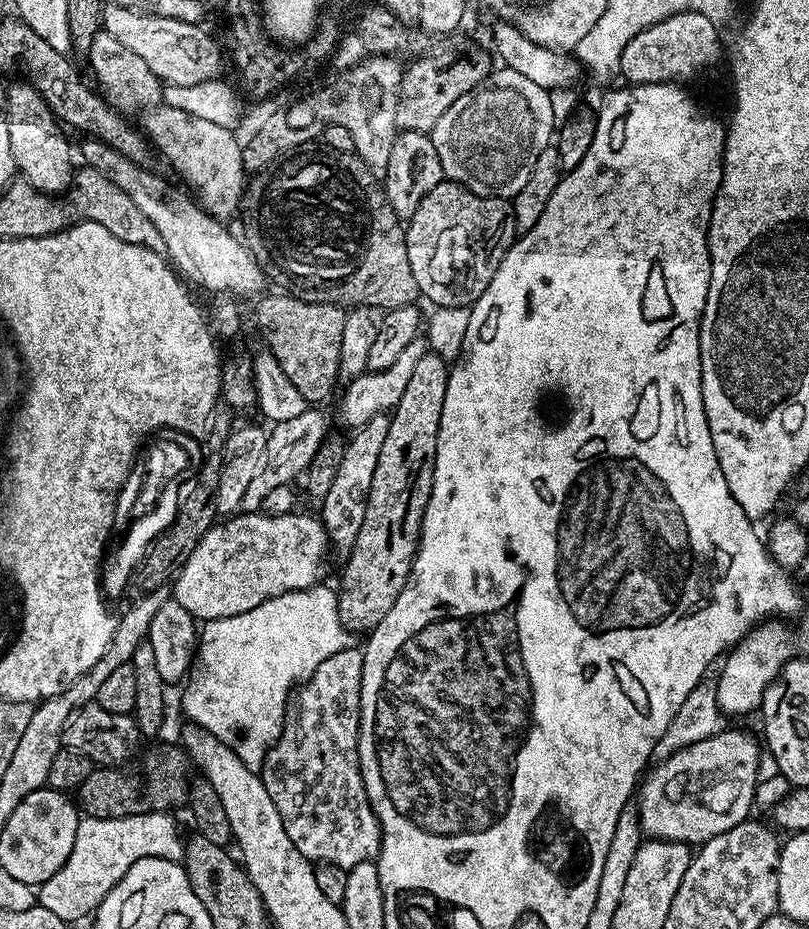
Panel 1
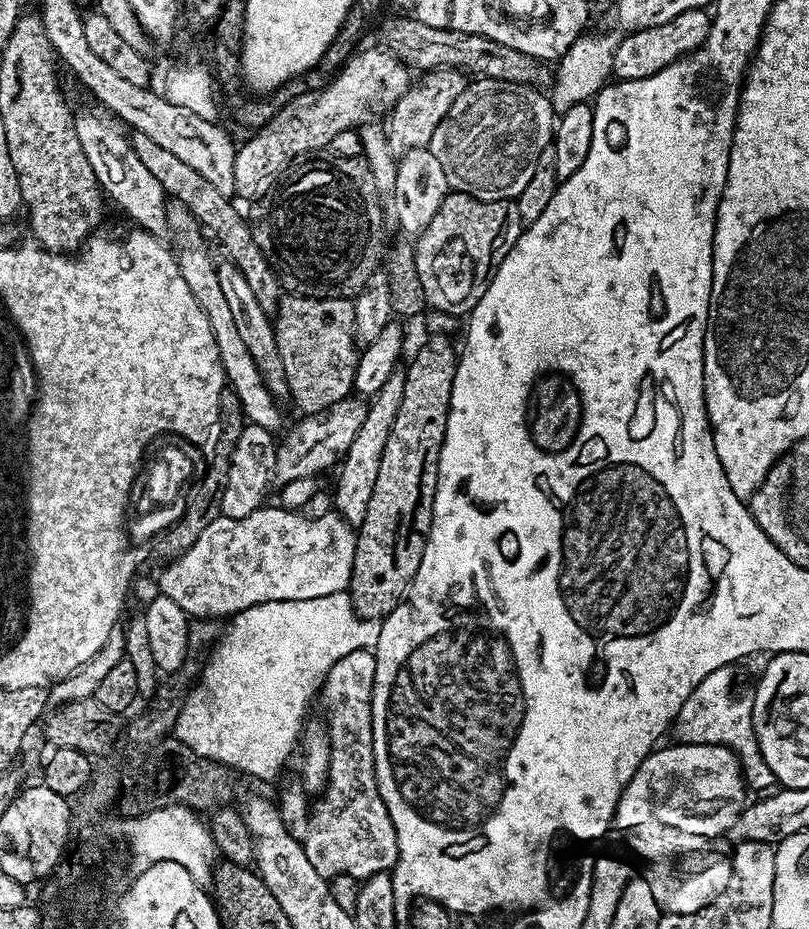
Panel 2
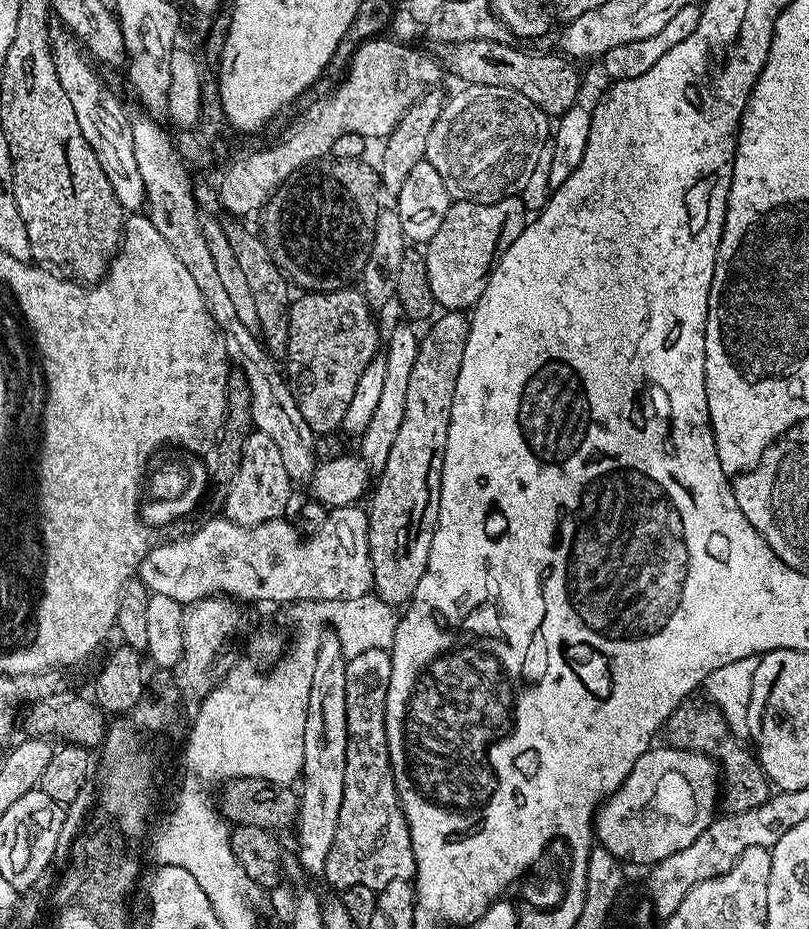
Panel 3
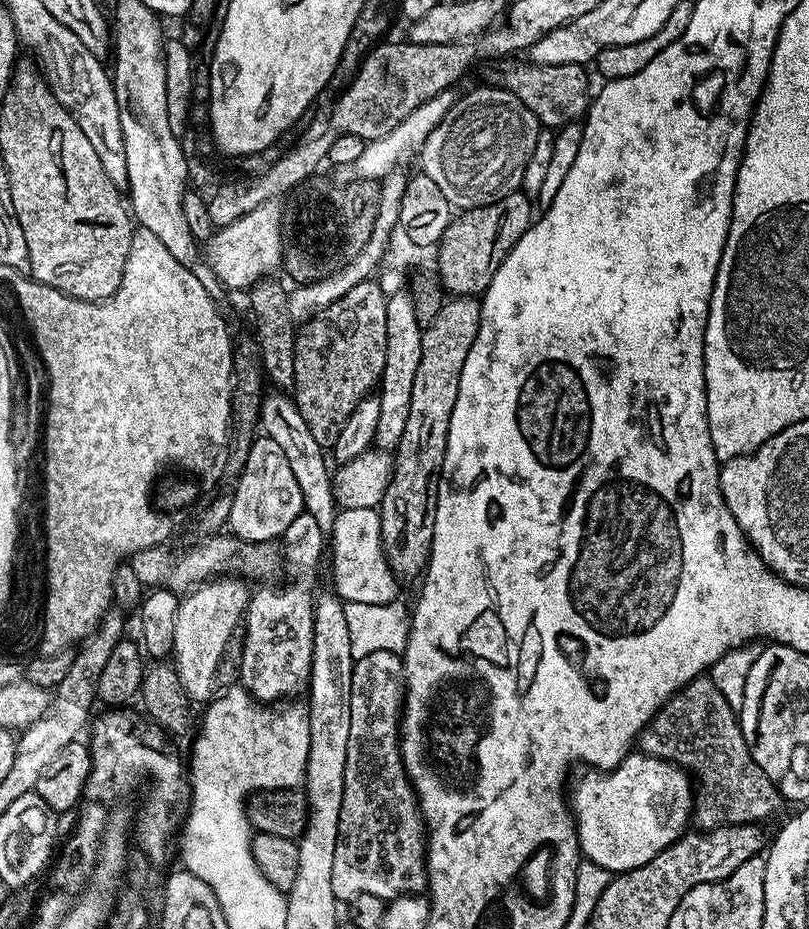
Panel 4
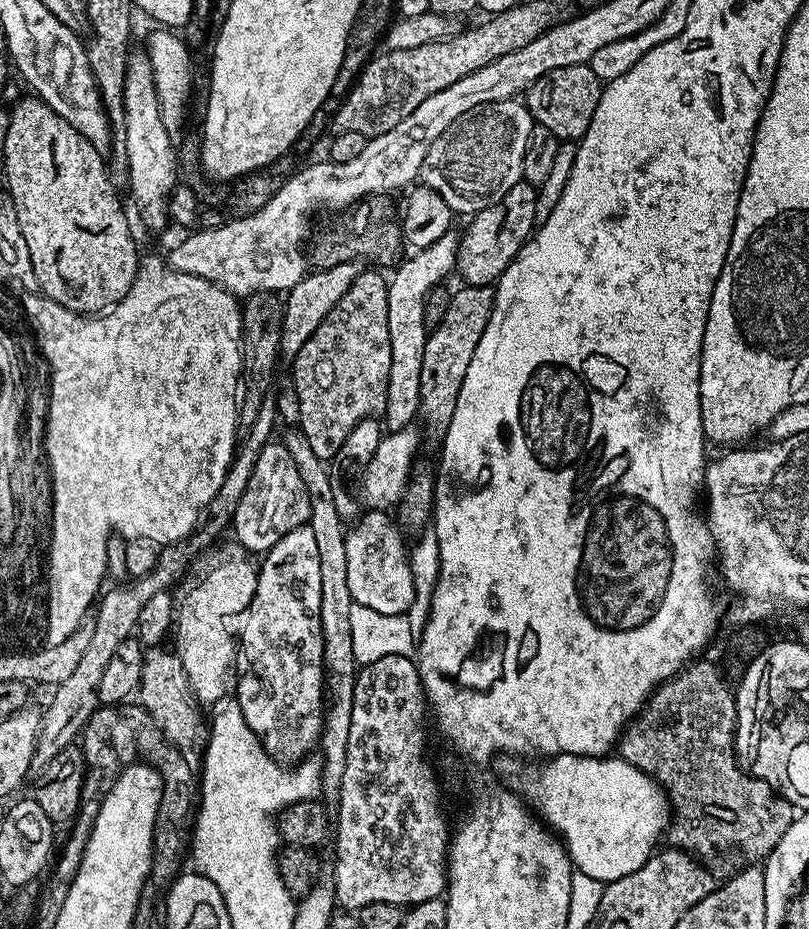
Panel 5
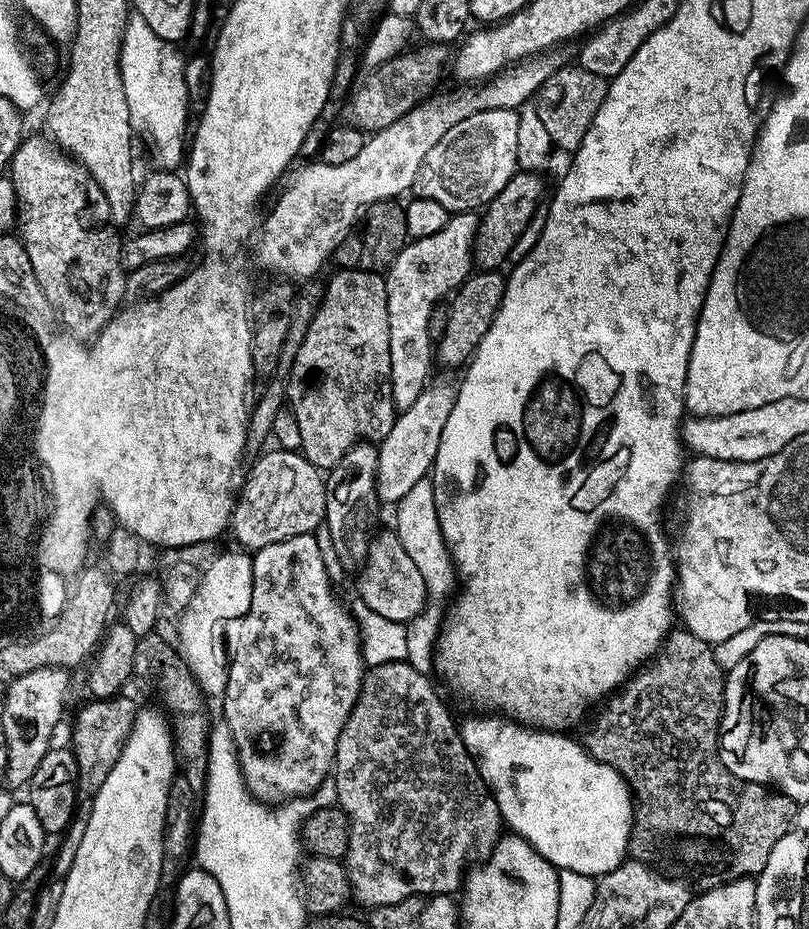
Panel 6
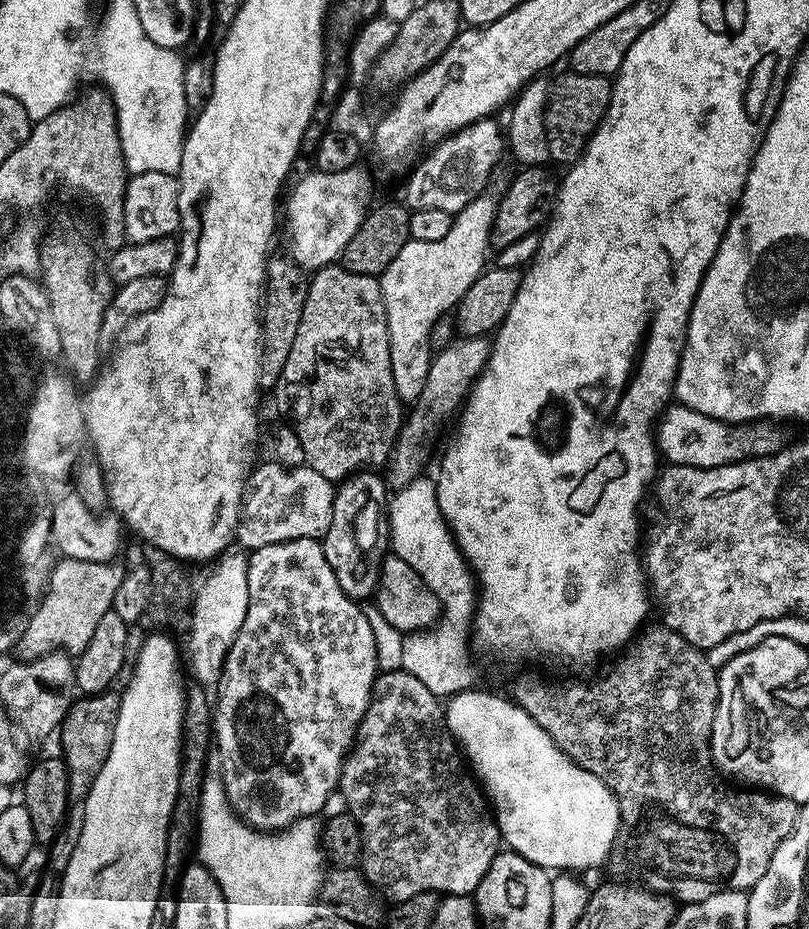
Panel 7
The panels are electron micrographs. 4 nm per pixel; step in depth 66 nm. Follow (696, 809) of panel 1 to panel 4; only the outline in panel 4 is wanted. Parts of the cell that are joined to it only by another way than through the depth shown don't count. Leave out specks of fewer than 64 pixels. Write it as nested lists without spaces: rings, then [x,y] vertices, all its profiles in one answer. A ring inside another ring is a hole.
[[[636,750],[625,756],[623,762],[616,768],[608,771],[604,770],[588,770],[585,771],[585,776],[576,784],[576,793],[571,793],[570,808],[574,813],[576,822],[576,836],[580,840],[580,851],[591,863],[602,866],[610,874],[619,874],[621,872],[629,872],[638,866],[646,866],[646,862],[650,862],[650,858],[654,858],[662,850],[666,850],[666,846],[670,846],[681,836],[685,835],[684,828],[690,824],[690,817],[693,815],[693,807],[688,806],[688,779],[689,773],[677,764],[671,764],[669,760],[659,760],[657,756],[646,756],[643,752]]]

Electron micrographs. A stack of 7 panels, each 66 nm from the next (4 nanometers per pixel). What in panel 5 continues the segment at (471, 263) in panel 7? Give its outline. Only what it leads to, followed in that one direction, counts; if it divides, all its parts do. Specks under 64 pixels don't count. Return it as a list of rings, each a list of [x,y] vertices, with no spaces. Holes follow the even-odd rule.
[[[448,231],[430,246],[413,251],[412,257],[395,265],[396,273],[388,280],[388,325],[390,326],[390,382],[386,390],[386,406],[382,413],[388,432],[411,425],[420,414],[422,356],[429,329],[424,327],[424,303],[443,276],[453,275],[456,251],[460,245],[457,233]]]

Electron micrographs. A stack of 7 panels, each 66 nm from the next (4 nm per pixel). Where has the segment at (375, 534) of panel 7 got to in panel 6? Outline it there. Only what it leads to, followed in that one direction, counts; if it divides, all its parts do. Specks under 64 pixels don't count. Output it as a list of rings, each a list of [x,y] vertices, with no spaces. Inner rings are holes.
[[[358,442],[326,476],[328,493],[324,524],[334,542],[334,550],[342,562],[345,573],[348,574],[359,573],[367,559],[370,533],[373,531],[372,519],[375,518],[376,506],[378,507],[376,494],[378,460],[379,454],[375,443]]]

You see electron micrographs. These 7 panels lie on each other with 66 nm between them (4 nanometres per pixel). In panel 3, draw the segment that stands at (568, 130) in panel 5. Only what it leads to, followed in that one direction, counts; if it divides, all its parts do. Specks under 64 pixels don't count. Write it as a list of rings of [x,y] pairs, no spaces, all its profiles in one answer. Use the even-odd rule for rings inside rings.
[[[493,40],[440,44],[438,50],[438,59],[447,75],[449,72],[457,76],[461,85],[506,86],[506,90],[518,90],[518,94],[526,94],[526,98],[530,98],[530,102],[534,102],[534,106],[541,108],[549,118],[559,118],[581,99],[580,76],[575,68],[577,65],[563,55],[543,56],[540,52],[523,52],[516,44]]]

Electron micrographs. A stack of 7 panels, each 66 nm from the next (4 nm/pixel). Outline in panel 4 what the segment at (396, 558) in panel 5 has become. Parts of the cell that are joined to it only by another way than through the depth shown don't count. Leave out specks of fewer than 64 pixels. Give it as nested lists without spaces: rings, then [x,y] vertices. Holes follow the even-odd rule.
[[[376,508],[344,509],[336,513],[330,533],[332,584],[341,600],[353,604],[390,604],[397,599],[398,577],[390,570],[382,546],[382,522]]]

